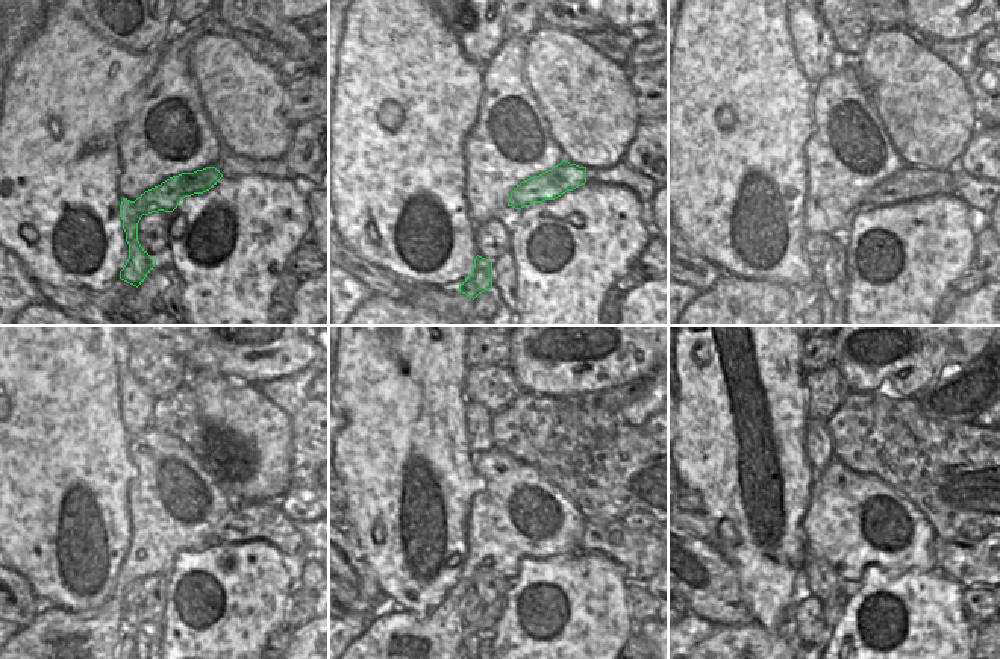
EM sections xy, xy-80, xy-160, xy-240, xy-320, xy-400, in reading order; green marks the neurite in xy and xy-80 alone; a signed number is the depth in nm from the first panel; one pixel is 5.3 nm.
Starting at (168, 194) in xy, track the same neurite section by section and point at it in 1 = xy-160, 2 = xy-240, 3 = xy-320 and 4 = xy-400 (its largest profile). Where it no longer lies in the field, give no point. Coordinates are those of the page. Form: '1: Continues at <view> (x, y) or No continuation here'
1: Continues at xy-160 (911, 182)
2: Continues at xy-240 (246, 521)
3: Continues at xy-320 (637, 552)
4: Continues at xy-400 (973, 565).

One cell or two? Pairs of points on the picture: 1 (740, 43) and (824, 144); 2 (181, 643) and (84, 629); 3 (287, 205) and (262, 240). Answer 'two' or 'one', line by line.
1: two
2: two
3: one

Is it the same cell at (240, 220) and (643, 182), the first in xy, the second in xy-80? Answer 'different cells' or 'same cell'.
different cells

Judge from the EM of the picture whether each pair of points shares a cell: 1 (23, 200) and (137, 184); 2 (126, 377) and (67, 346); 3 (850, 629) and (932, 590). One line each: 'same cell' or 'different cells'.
1: different cells
2: different cells
3: same cell

